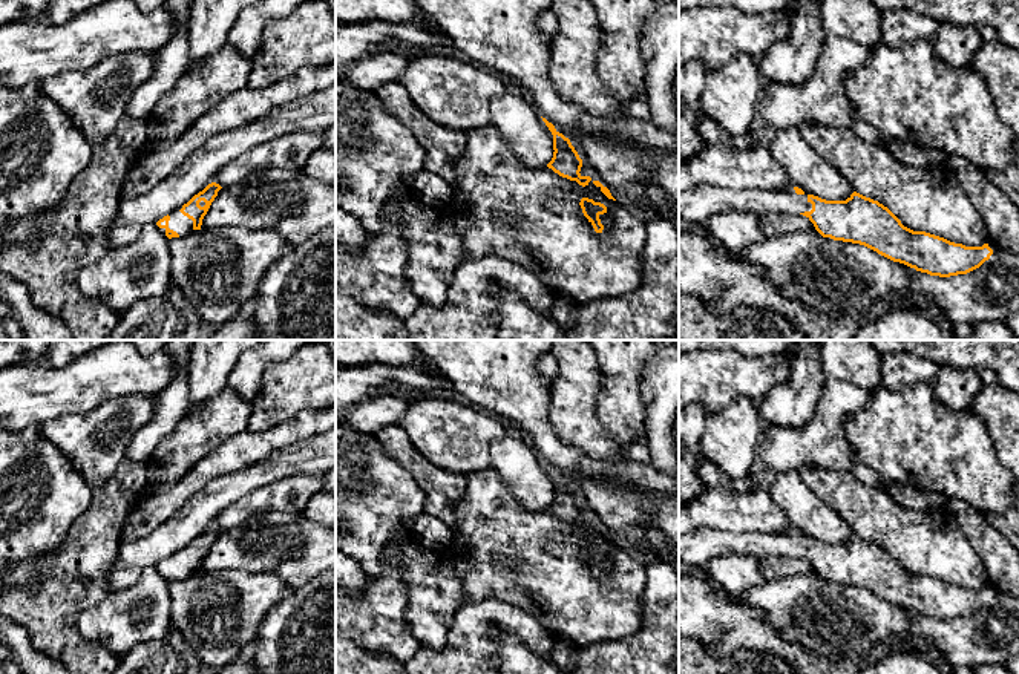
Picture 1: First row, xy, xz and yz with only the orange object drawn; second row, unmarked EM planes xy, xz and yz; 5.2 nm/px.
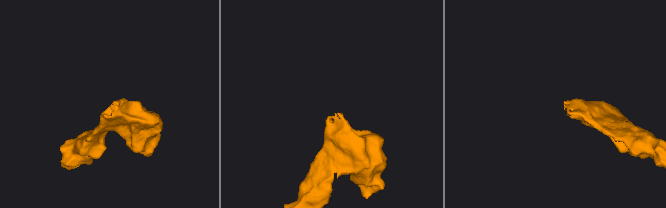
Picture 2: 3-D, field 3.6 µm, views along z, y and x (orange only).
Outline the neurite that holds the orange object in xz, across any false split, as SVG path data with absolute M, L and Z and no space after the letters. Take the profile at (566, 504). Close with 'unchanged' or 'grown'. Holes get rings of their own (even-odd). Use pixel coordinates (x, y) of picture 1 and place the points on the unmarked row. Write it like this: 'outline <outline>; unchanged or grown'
outline M542 461L546 469L553 478L553 501L547 507L555 516L570 524L576 524L579 528L585 530L591 524L590 519L582 519L581 510L582 502L579 501L578 495L572 489L570 483L559 476L552 466Z; unchanged

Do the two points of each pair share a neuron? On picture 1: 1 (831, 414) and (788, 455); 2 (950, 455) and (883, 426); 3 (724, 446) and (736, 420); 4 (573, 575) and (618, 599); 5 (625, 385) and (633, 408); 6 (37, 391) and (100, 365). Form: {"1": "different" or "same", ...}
{"1": "same", "2": "same", "3": "same", "4": "same", "5": "same", "6": "same"}

